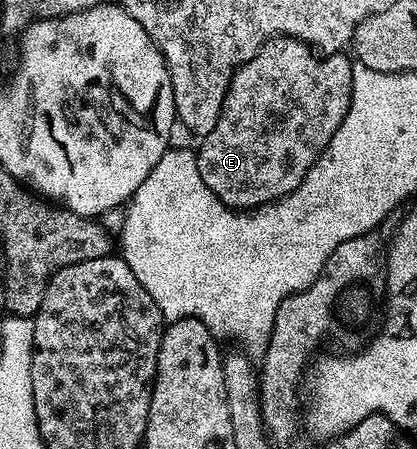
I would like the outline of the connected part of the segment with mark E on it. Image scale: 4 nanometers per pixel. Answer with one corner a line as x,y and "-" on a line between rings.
273,36
271,40
267,40
258,50
258,54
254,54
254,58
250,58
250,62
243,64
233,74
232,81
228,83
228,93
224,99
220,116
216,119
214,130
210,130
210,134
206,134
199,141
200,149
198,147
195,149
196,165
198,166
198,174
202,174
202,182
206,182
206,186
210,186
212,193
224,205
237,210
263,208
265,204
275,204
277,200
288,196
306,178
310,166
314,166
314,162
320,157
322,150
326,150
330,138
334,138
334,130
338,130
338,126
342,126
342,118
346,118
346,114
350,110
352,66
353,61
347,55
317,54
307,44
300,40
295,40
293,36

